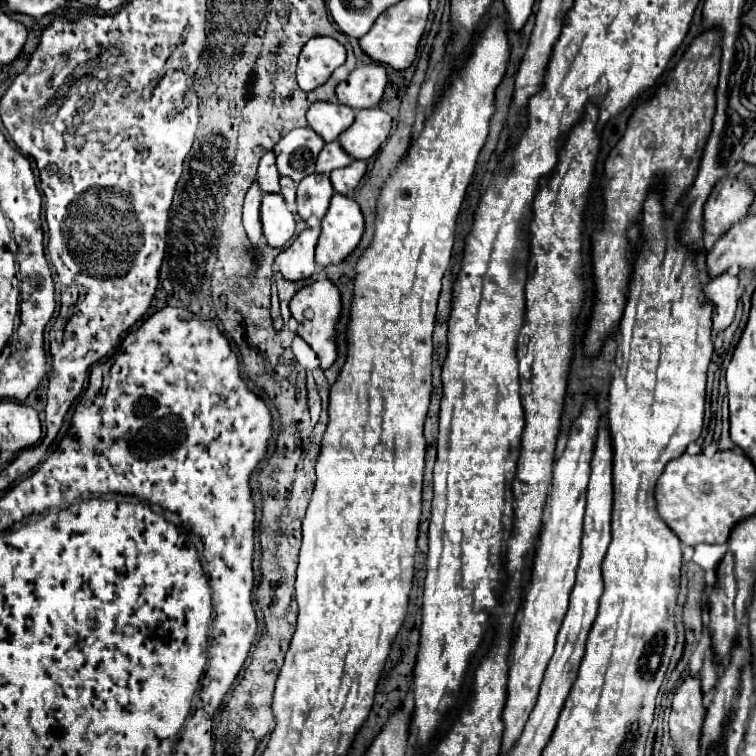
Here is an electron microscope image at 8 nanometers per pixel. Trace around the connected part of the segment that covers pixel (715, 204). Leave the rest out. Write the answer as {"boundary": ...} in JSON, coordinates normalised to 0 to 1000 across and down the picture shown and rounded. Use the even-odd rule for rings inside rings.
{"boundary":[[[974,235],[950,241],[931,270],[931,307],[944,312],[963,307],[966,299],[987,286],[995,262],[997,254]]]}

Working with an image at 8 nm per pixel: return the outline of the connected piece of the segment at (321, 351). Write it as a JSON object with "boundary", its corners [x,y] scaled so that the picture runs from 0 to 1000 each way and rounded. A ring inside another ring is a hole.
{"boundary":[[[434,368],[402,378],[384,397],[386,421],[394,423],[394,444],[410,455],[410,460],[418,466],[423,476],[423,487],[429,489],[437,487],[437,481],[444,476],[444,429],[450,421],[450,410],[452,410],[450,386]]]}

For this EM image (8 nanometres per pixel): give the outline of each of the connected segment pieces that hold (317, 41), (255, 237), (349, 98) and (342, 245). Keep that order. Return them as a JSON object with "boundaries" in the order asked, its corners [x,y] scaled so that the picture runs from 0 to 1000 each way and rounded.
{"boundaries":[[[[418,48],[407,53],[394,79],[394,114],[405,122],[418,119],[450,85],[455,85],[455,79],[458,63],[447,53],[437,48]]],[[[336,241],[325,257],[325,265],[323,265],[323,302],[325,302],[325,310],[336,325],[344,323],[344,317],[347,317],[344,262],[347,262],[347,251],[344,251],[341,241]]],[[[489,82],[466,93],[463,101],[444,114],[444,127],[450,138],[468,146],[495,143],[503,138],[511,111],[511,90],[500,82]]],[[[442,257],[437,275],[426,288],[426,310],[418,323],[418,347],[423,352],[450,349],[476,320],[481,288],[476,272],[455,259]]]]}

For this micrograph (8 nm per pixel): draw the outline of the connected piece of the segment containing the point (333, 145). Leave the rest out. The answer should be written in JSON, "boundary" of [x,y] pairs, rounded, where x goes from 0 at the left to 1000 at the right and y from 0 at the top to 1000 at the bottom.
{"boundary":[[[442,185],[442,188],[434,188],[426,196],[426,201],[423,201],[421,212],[418,212],[418,228],[437,230],[439,225],[460,220],[463,214],[466,214],[466,206],[458,204],[458,198],[450,193],[447,185]]]}

